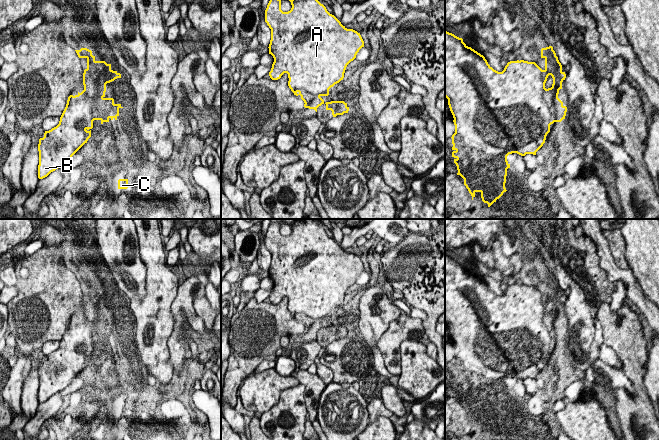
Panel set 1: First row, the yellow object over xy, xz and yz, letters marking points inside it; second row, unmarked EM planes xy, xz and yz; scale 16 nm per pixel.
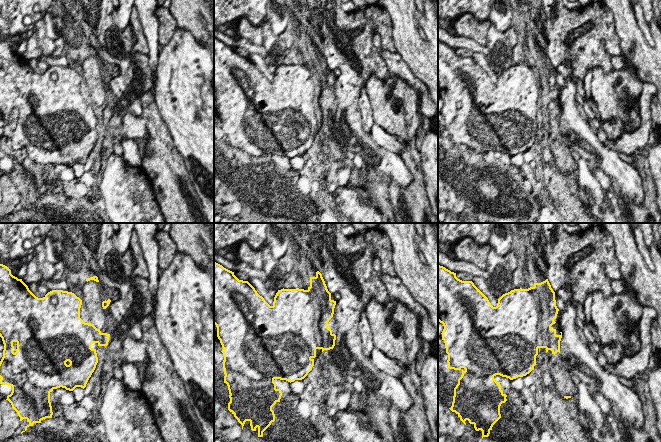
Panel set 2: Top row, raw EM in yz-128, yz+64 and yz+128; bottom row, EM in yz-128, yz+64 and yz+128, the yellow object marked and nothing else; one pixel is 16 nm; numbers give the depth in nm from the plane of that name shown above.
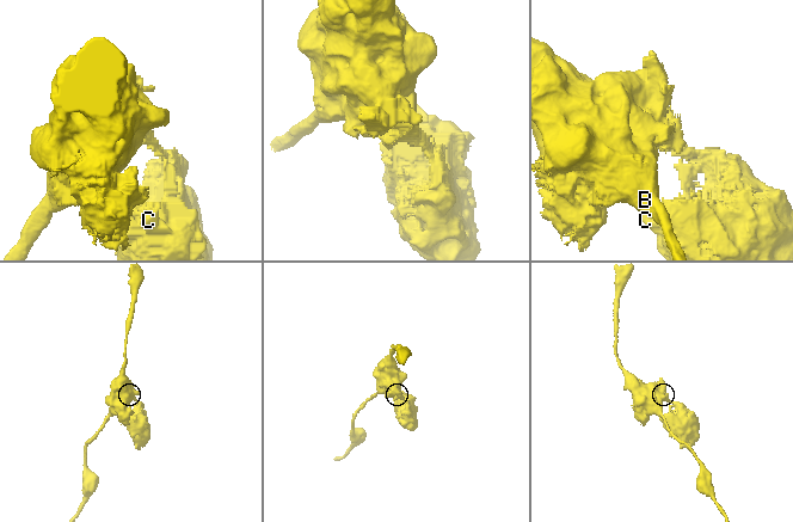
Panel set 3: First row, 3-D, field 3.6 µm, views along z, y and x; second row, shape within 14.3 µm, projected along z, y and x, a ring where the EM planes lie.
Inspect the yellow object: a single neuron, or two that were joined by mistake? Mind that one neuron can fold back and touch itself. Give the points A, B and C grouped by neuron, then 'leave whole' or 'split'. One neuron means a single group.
A B / C; split

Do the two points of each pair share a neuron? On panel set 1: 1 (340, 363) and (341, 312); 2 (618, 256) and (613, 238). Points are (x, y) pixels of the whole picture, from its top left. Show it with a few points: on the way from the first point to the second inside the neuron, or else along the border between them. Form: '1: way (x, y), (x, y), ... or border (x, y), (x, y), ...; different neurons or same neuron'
1: way (351, 350), (350, 325); same neuron
2: way (618, 252), (616, 242); same neuron

